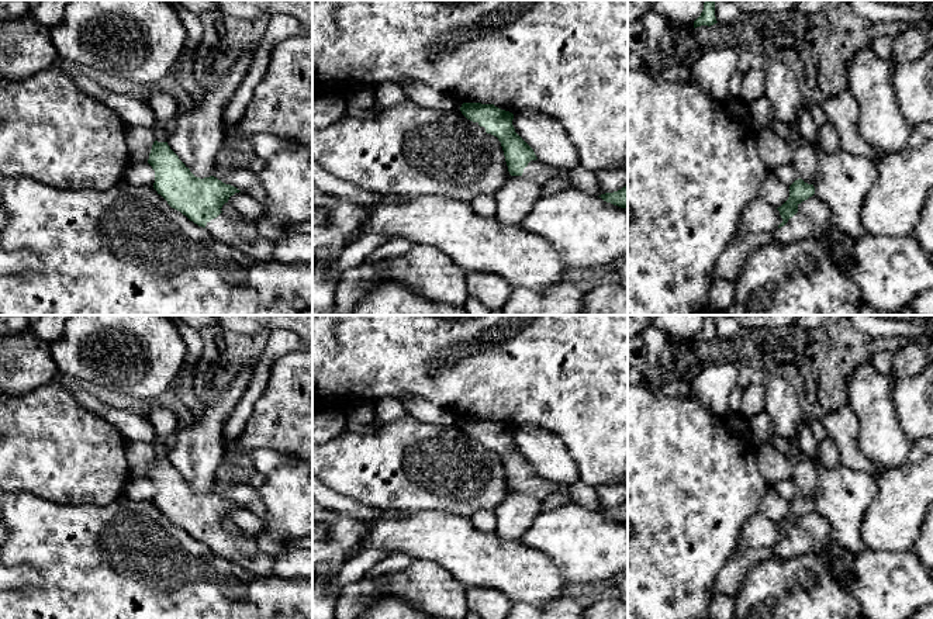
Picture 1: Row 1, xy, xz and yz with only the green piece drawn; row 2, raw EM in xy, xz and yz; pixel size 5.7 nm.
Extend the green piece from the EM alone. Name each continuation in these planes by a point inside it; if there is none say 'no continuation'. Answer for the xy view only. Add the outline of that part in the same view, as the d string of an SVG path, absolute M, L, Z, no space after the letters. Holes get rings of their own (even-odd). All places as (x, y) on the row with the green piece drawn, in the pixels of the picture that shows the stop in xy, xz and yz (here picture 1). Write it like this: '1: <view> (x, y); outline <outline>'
1: xy (244, 237); outline M221 212L207 222L205 229L221 243L227 243L258 262L274 260L274 242L263 238L249 222L232 219Z

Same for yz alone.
1: yz (798, 228); outline M799 212L789 218L784 226L774 229L771 235L781 243L794 243L798 241L816 238L811 221Z

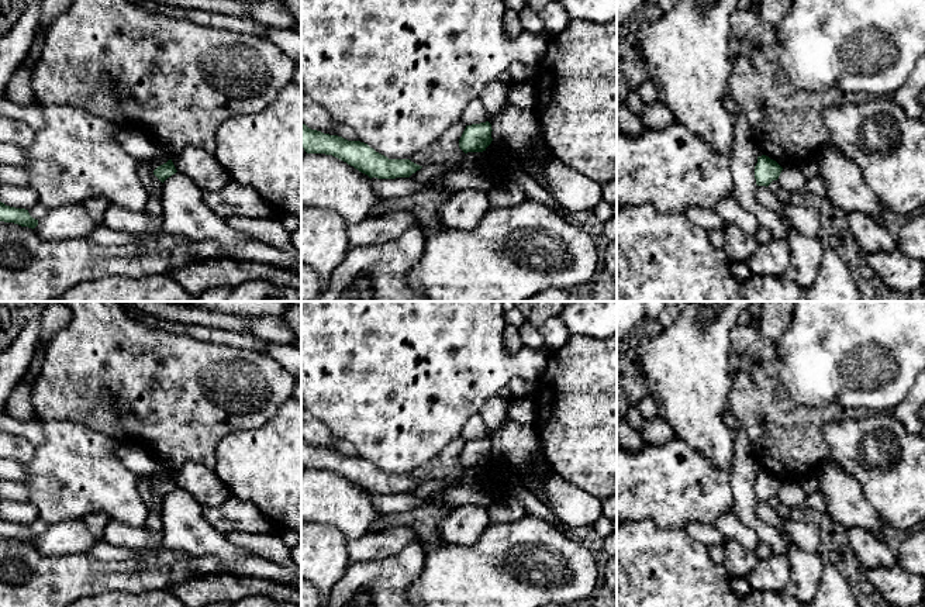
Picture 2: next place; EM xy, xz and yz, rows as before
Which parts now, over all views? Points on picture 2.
no continuation

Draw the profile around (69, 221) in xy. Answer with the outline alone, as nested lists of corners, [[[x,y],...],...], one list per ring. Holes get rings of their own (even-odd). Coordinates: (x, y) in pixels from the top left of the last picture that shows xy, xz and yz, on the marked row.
[[[66,204],[48,210],[34,228],[41,239],[63,241],[89,237],[99,224],[87,214],[83,204]]]

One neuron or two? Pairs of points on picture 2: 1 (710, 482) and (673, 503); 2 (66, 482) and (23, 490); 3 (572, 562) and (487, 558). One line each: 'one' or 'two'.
1: one
2: two
3: one

